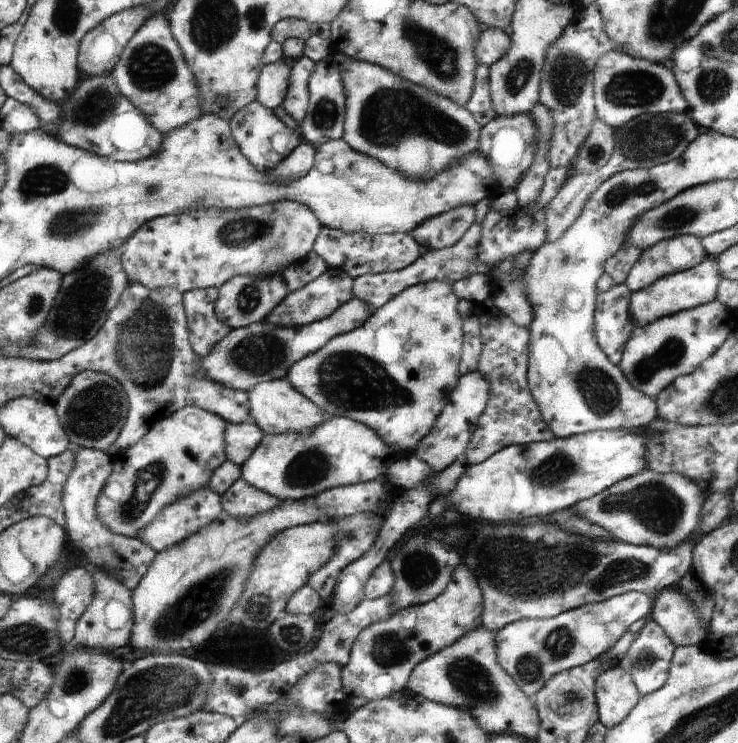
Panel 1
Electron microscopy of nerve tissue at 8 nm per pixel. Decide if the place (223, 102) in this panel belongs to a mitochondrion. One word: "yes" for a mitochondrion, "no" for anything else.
no

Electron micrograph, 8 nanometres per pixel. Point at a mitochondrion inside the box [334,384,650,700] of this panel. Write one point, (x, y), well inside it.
(559, 642)

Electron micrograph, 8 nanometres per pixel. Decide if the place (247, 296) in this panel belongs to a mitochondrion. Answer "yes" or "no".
yes

